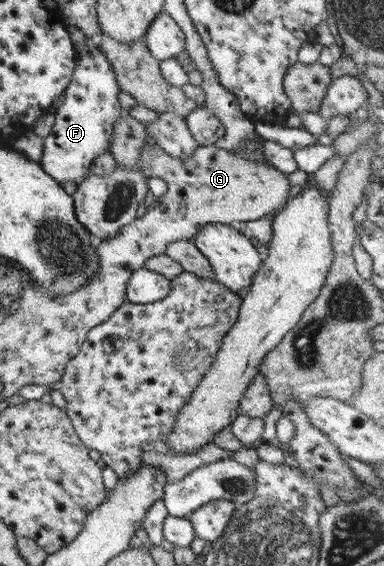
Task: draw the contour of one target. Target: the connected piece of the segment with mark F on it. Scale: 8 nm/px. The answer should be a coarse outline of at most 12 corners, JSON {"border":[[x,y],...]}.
{"border":[[98,47],[76,53],[40,168],[80,184],[122,115]]}

